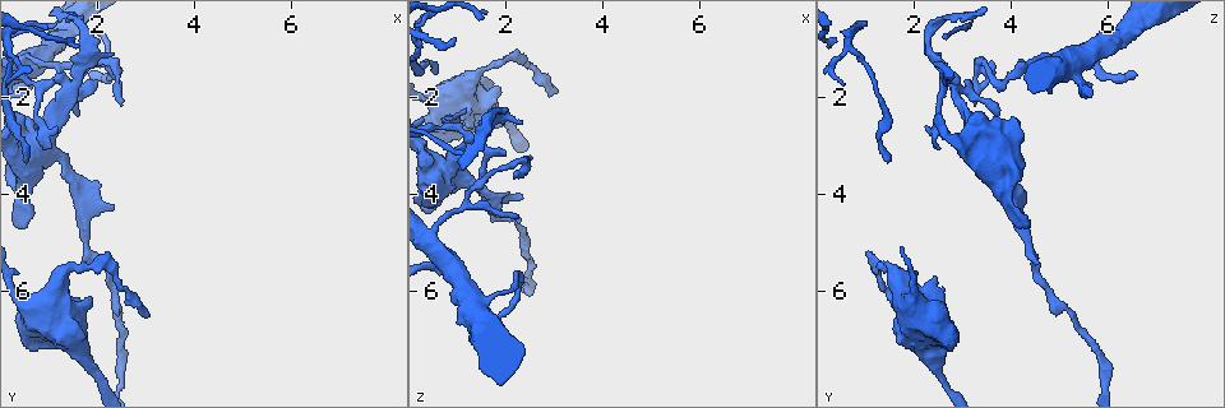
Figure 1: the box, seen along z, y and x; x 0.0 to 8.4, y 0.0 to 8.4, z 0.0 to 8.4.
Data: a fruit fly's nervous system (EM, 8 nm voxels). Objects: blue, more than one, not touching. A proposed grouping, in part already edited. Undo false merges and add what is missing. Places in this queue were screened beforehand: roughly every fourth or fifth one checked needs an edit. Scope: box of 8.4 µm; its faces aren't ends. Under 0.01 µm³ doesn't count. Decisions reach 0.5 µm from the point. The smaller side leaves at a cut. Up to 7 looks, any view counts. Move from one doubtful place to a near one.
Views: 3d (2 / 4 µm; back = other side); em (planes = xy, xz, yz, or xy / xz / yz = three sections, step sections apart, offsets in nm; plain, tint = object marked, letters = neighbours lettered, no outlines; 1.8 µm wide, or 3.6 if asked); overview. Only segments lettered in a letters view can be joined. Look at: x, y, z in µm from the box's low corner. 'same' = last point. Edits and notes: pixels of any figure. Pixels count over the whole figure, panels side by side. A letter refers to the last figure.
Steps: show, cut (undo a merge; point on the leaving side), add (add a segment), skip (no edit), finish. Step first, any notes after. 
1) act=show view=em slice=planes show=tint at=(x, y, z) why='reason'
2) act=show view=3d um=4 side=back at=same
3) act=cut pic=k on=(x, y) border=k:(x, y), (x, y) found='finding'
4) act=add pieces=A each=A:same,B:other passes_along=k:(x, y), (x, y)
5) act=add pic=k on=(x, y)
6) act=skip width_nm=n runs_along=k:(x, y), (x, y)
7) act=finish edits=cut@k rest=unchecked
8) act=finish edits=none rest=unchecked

act=show view=em slice=planes show=letters at=(2.40, 1.10, 2.50) why='tapers out'

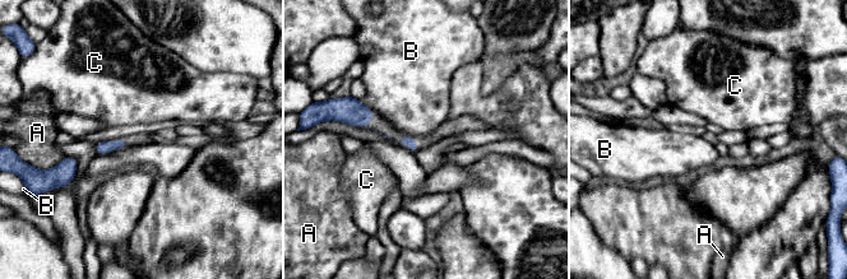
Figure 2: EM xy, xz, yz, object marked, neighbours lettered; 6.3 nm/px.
act=skip longest_contact=B:200nm each=A:other,B:other,C:other border=2:(128, 144), (98, 156) found='no lettered segment goes on from it'

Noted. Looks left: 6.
act=show view=3d um=4 at=(0.75, 2.95, 3.50) why='sudden change in width'

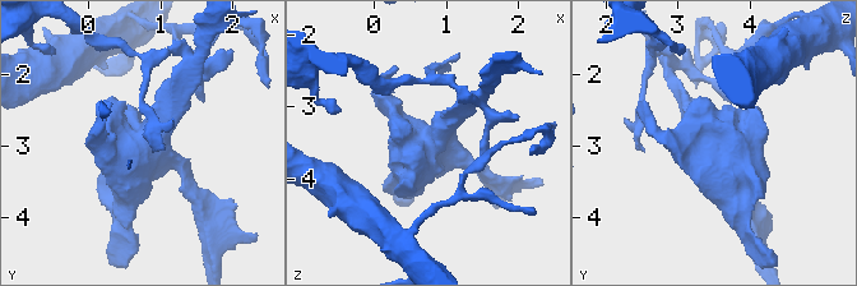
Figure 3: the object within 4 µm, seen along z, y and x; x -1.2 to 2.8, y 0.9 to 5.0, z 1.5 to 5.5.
act=show view=em um=3.6 slice=xz step=8 show=plain at=(0.75, 2.95, 3.50)

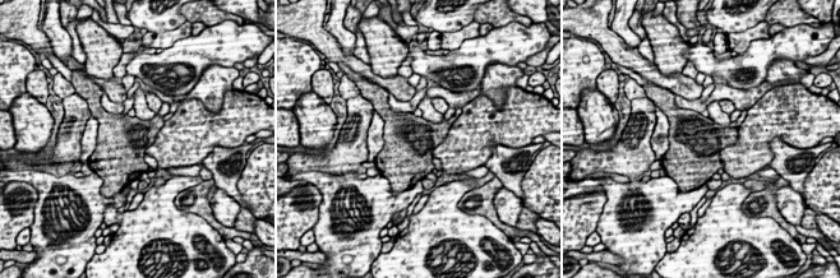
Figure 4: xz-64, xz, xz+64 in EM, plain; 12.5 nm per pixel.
act=show view=em um=3.6 slice=xz step=8 show=letters at=same

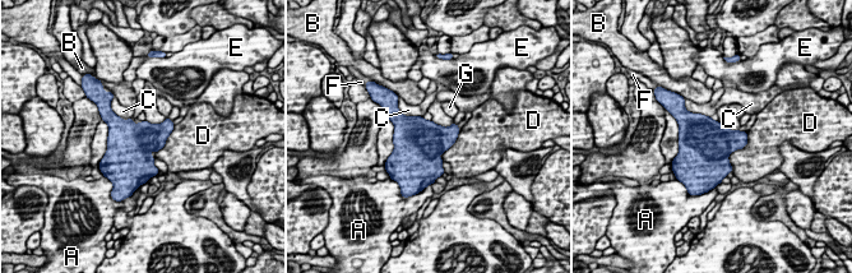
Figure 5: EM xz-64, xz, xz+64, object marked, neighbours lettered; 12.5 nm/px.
act=skip width_nm=550 each=A:other,B:other,C:other,D:other,E:other,F:other,G:other found='all the same neuron'

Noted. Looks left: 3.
act=show view=em slice=yz step=4 show=letters at=(1.85, 6.15, 1.85) why='an open end'

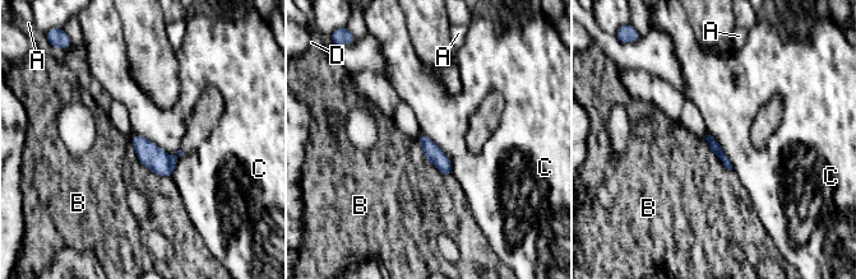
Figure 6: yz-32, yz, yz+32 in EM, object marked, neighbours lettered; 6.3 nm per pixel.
act=show view=em slice=planes show=letters at=same

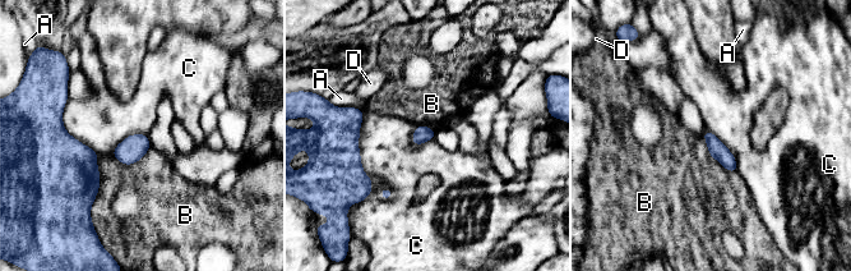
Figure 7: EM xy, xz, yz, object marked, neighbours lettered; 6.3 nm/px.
act=skip each=A:other,B:other,C:other,D:other border=7:(362, 110), (366, 198) found='none of them fits'

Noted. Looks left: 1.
act=finish edits=none rest=unchecked

